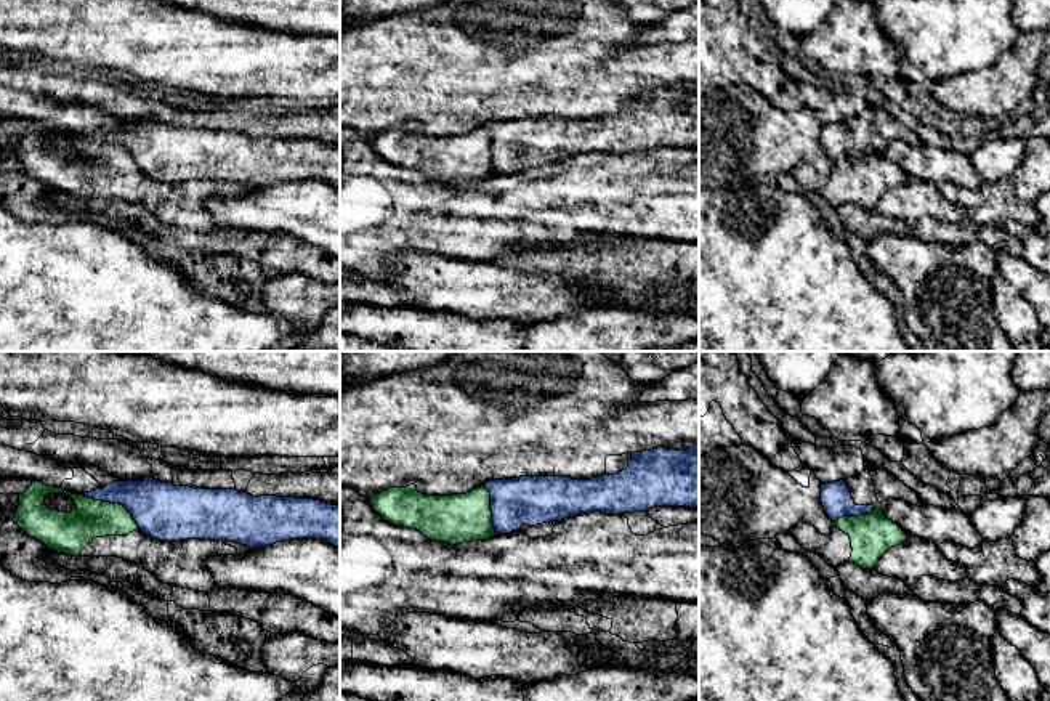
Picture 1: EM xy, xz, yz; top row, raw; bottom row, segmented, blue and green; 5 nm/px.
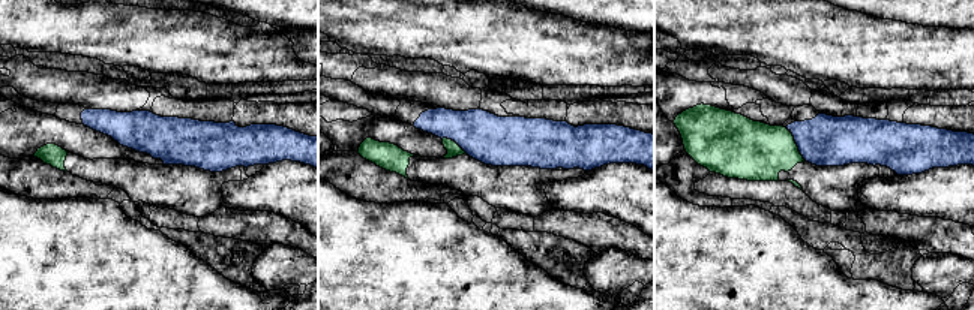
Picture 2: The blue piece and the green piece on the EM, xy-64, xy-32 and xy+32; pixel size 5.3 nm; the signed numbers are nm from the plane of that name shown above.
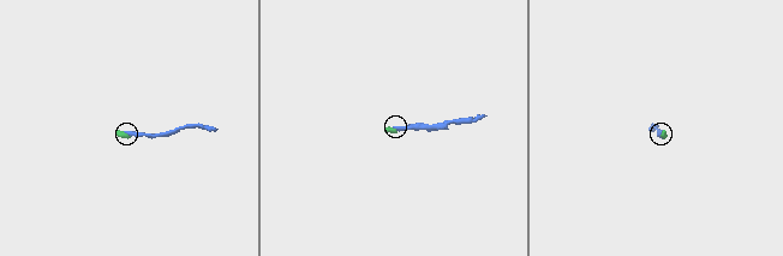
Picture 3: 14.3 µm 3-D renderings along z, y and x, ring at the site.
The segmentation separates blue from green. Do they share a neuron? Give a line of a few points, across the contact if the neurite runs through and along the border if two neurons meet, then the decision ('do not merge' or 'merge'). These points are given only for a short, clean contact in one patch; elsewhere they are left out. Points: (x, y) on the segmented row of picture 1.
line xy (84, 494), (93, 499), (119, 502), (140, 528); do not merge

